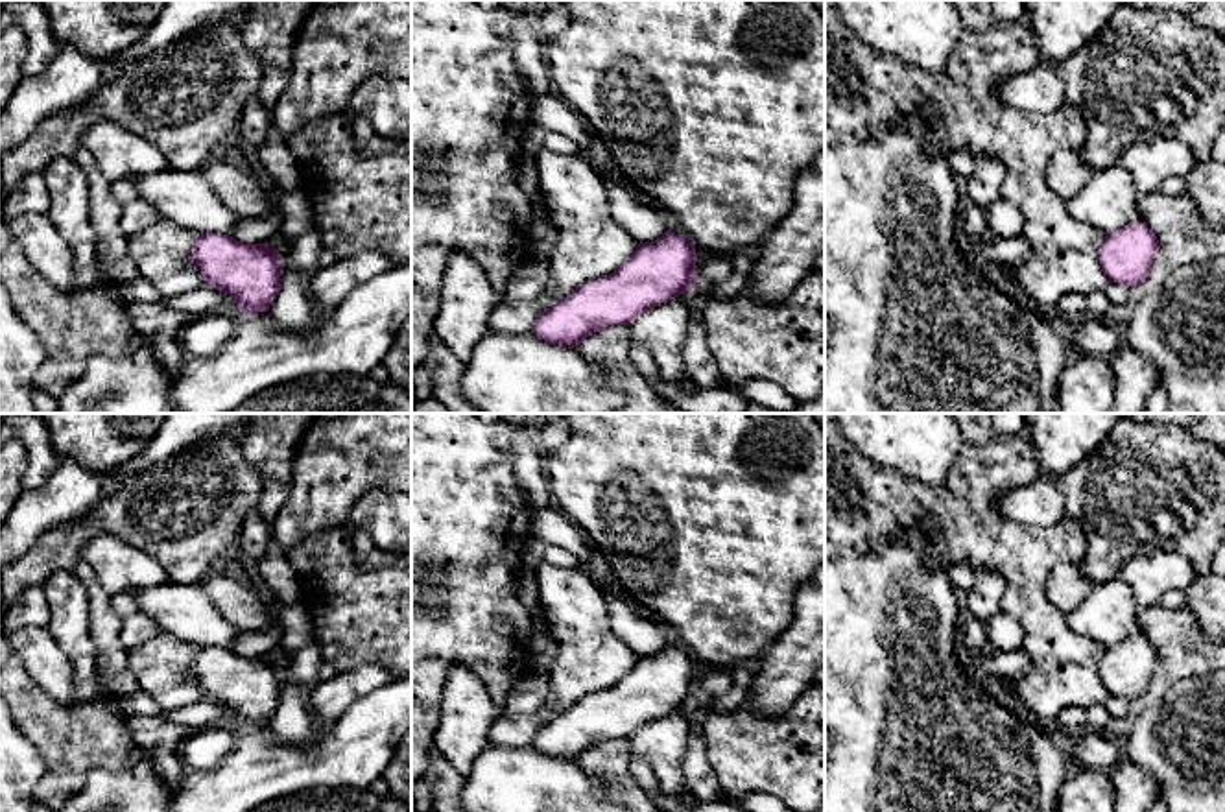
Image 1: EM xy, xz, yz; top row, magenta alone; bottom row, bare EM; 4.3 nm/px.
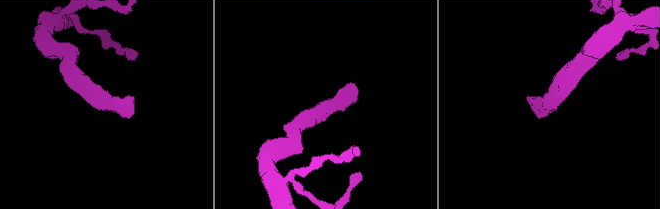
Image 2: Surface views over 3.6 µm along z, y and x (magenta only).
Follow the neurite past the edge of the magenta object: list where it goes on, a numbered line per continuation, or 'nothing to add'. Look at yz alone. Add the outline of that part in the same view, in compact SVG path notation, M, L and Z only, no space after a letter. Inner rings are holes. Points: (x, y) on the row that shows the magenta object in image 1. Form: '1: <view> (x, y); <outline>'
nothing to add

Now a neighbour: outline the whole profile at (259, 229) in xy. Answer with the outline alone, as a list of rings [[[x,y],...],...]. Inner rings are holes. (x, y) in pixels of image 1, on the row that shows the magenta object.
[[[266,181],[268,207],[260,216],[240,220],[234,227],[234,238],[244,244],[266,244],[280,234],[282,216],[279,209],[280,192]]]

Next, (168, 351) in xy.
[[[155,334],[151,338],[153,354],[159,358],[161,367],[168,373],[170,378],[175,378],[181,369],[186,354],[181,347],[181,341],[175,338]]]

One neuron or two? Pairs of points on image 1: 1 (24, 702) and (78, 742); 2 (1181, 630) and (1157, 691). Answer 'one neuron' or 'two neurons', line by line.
1: one neuron
2: one neuron

